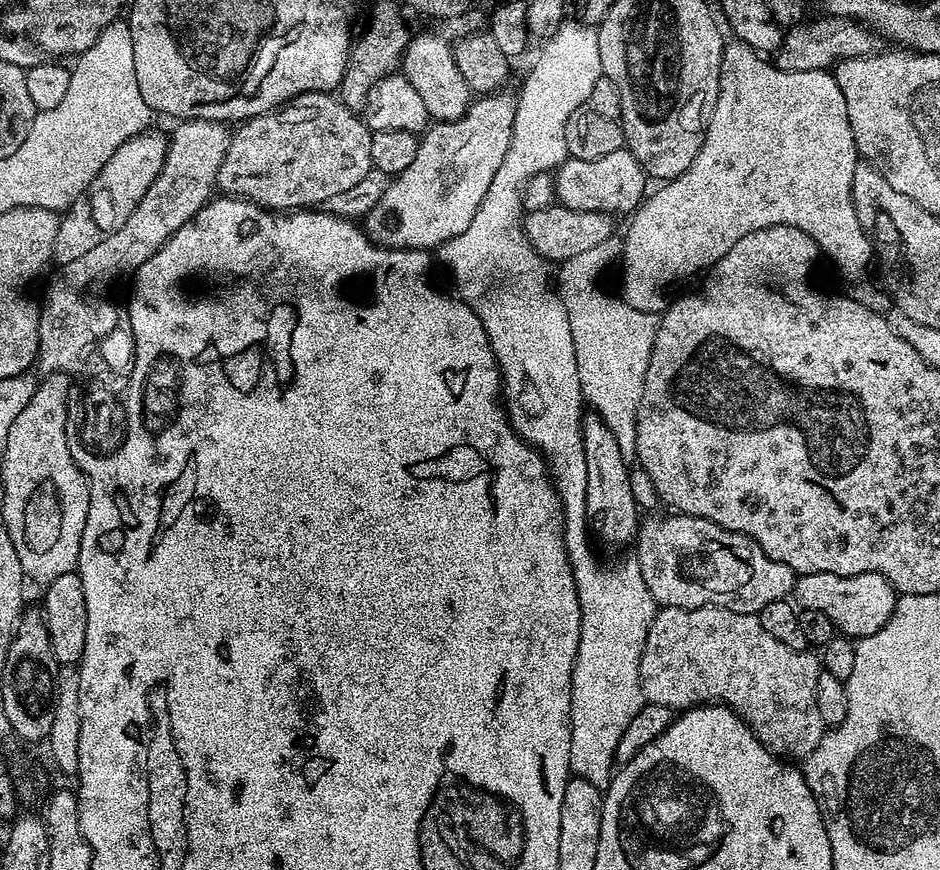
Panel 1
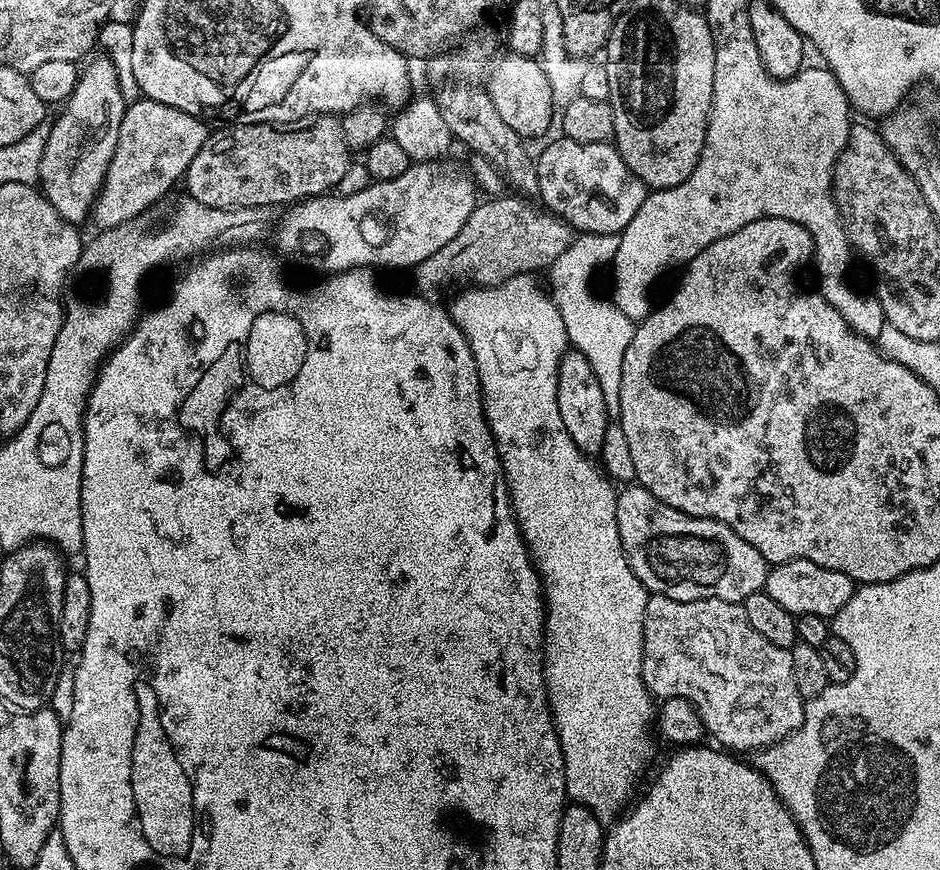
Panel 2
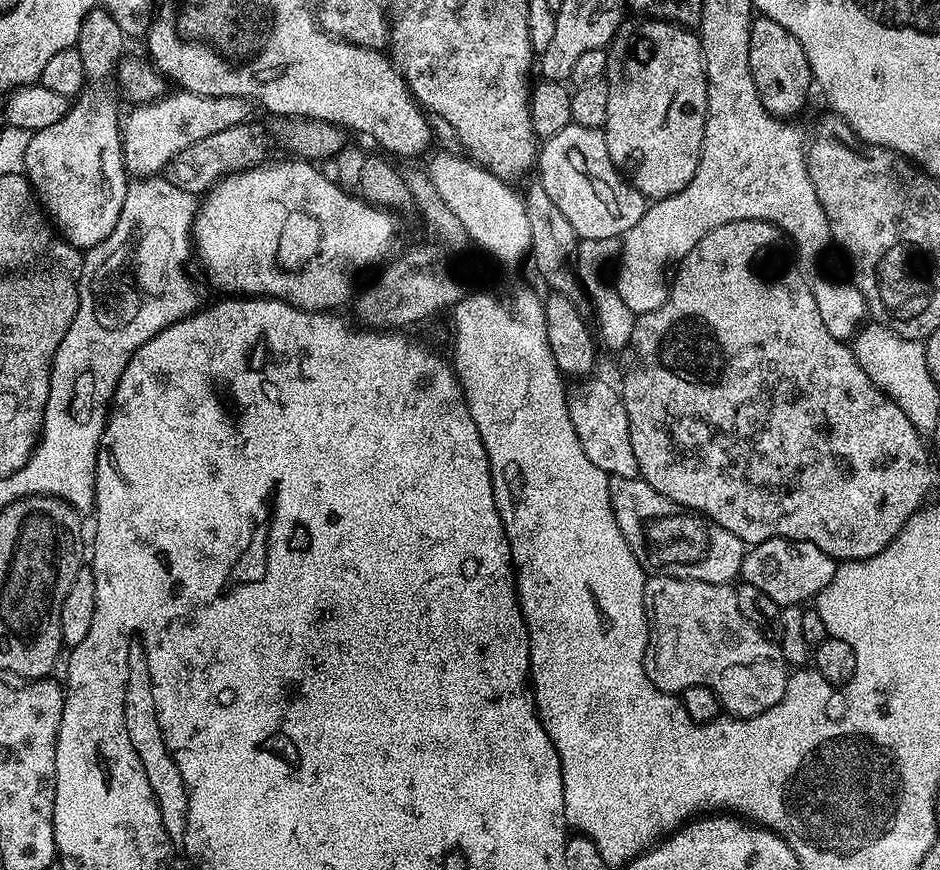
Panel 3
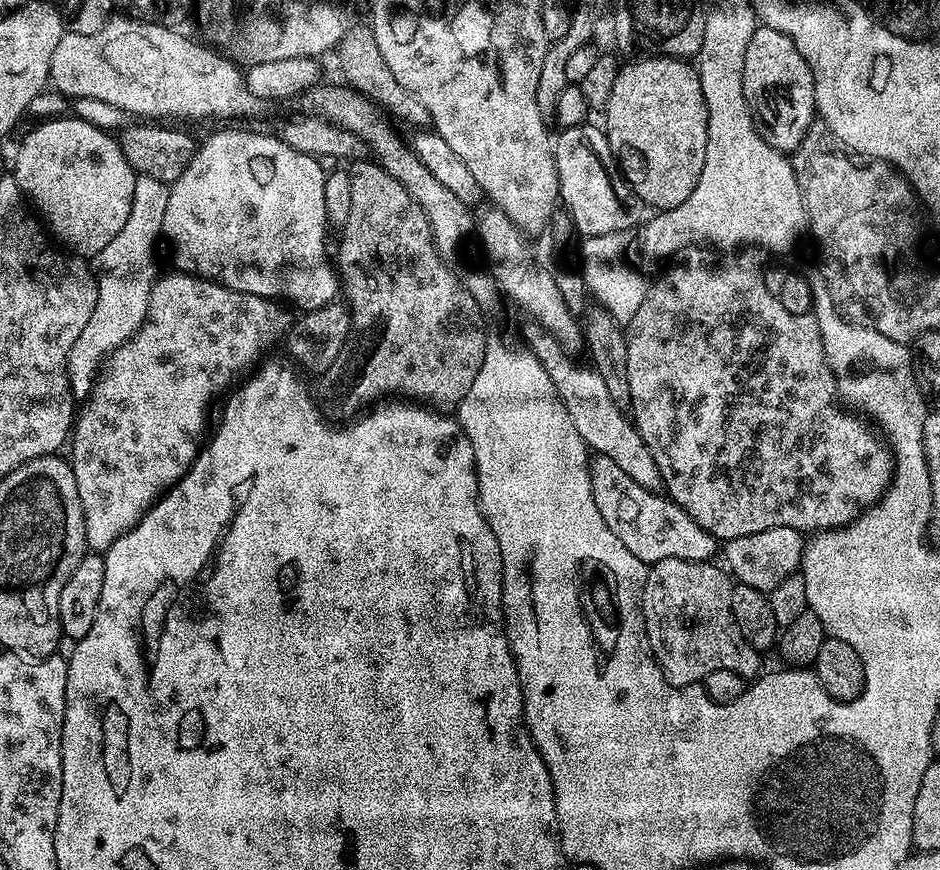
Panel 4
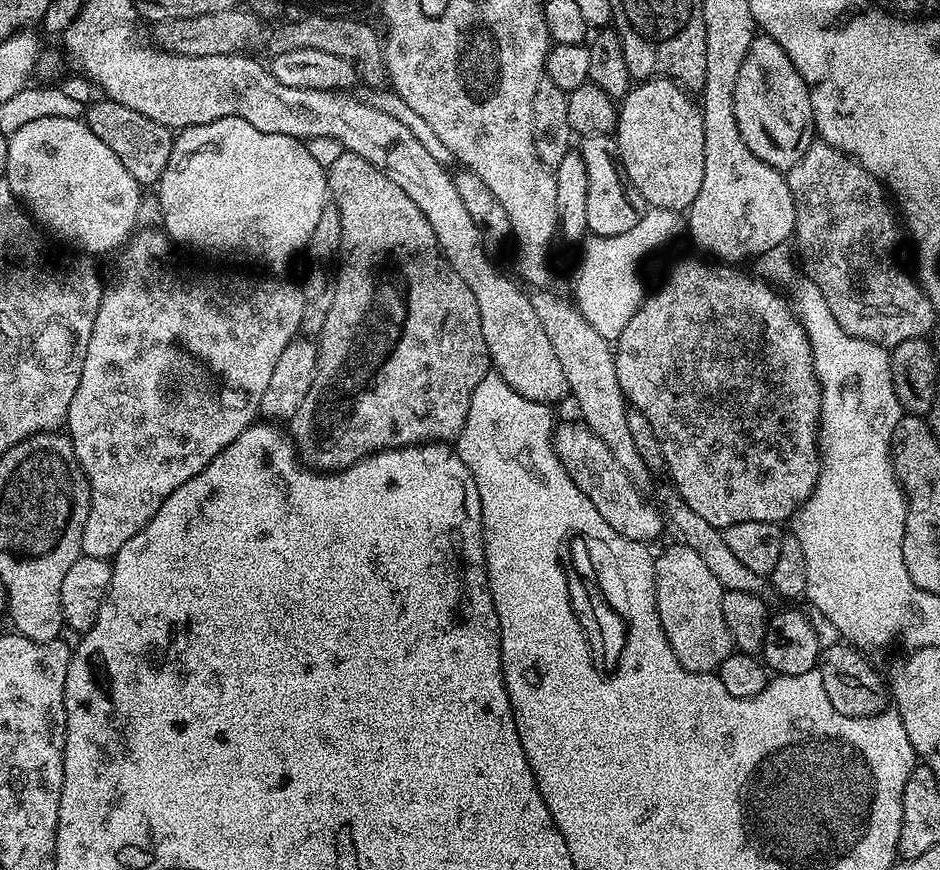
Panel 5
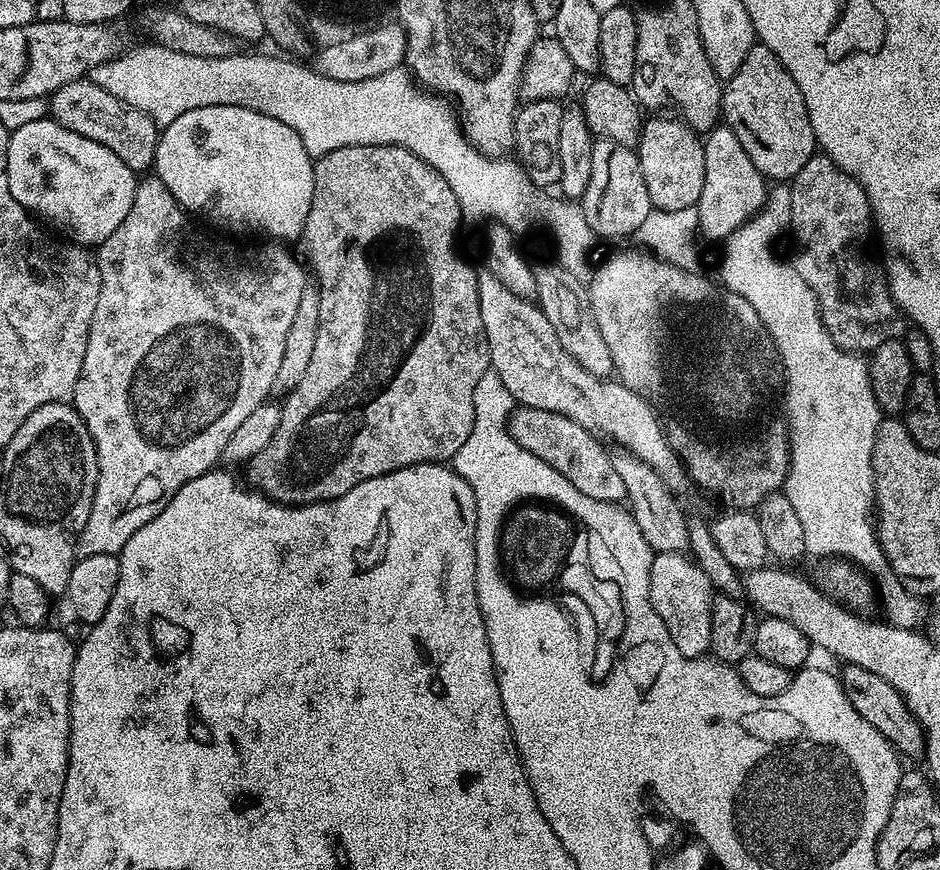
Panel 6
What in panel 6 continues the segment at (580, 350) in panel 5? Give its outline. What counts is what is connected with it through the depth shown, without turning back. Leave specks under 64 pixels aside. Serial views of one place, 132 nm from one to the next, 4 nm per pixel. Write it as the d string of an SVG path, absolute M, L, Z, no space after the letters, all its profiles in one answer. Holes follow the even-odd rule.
M623 450L611 453L614 470L621 476L626 485L626 504L630 509L634 522L638 522L638 530L642 530L642 538L652 547L653 553L683 552L688 549L688 516L680 509L677 493L672 492L662 482L662 478L646 462L642 462L634 454Z

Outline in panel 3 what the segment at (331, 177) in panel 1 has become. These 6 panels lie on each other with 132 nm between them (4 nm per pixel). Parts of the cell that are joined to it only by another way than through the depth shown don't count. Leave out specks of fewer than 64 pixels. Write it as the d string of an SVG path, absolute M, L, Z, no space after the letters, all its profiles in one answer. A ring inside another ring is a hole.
M251 123L235 124L232 128L218 130L218 134L210 134L210 138L202 138L202 142L194 142L182 154L178 154L168 163L162 175L164 179L174 182L178 190L186 190L193 194L207 193L215 184L219 184L226 176L235 176L237 172L245 172L247 168L255 168L265 163L268 148L264 145L264 136L256 128L251 128Z

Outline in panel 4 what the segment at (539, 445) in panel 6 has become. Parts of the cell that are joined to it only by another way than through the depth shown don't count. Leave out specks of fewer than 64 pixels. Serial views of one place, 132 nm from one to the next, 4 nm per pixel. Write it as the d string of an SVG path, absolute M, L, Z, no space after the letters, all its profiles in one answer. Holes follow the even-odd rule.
M596 454L591 457L590 471L594 502L598 506L598 514L602 514L602 522L606 522L606 526L618 534L622 546L643 560L645 565L654 565L662 558L708 562L715 552L717 555L717 540L709 532L703 532L675 500L638 486L630 474L625 474L618 467L618 462Z

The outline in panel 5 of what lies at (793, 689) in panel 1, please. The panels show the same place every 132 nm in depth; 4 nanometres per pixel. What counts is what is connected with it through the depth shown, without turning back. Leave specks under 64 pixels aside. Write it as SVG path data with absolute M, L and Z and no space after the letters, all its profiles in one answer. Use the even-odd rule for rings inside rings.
M676 542L673 548L655 557L656 562L656 613L662 622L662 630L682 666L691 672L716 672L720 663L734 651L732 635L722 618L722 598L724 587L714 578L714 573L706 567L706 562L694 554L682 542Z

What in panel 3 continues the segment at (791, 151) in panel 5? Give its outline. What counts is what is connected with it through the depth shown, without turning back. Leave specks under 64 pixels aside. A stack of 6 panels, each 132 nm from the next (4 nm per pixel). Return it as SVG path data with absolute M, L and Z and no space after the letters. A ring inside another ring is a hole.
M757 15L750 30L750 74L754 78L754 86L758 90L758 98L762 98L762 106L773 116L792 118L795 112L804 108L808 100L808 91L814 88L812 71L806 62L806 54L802 54L802 46L790 30L778 26L770 18Z

